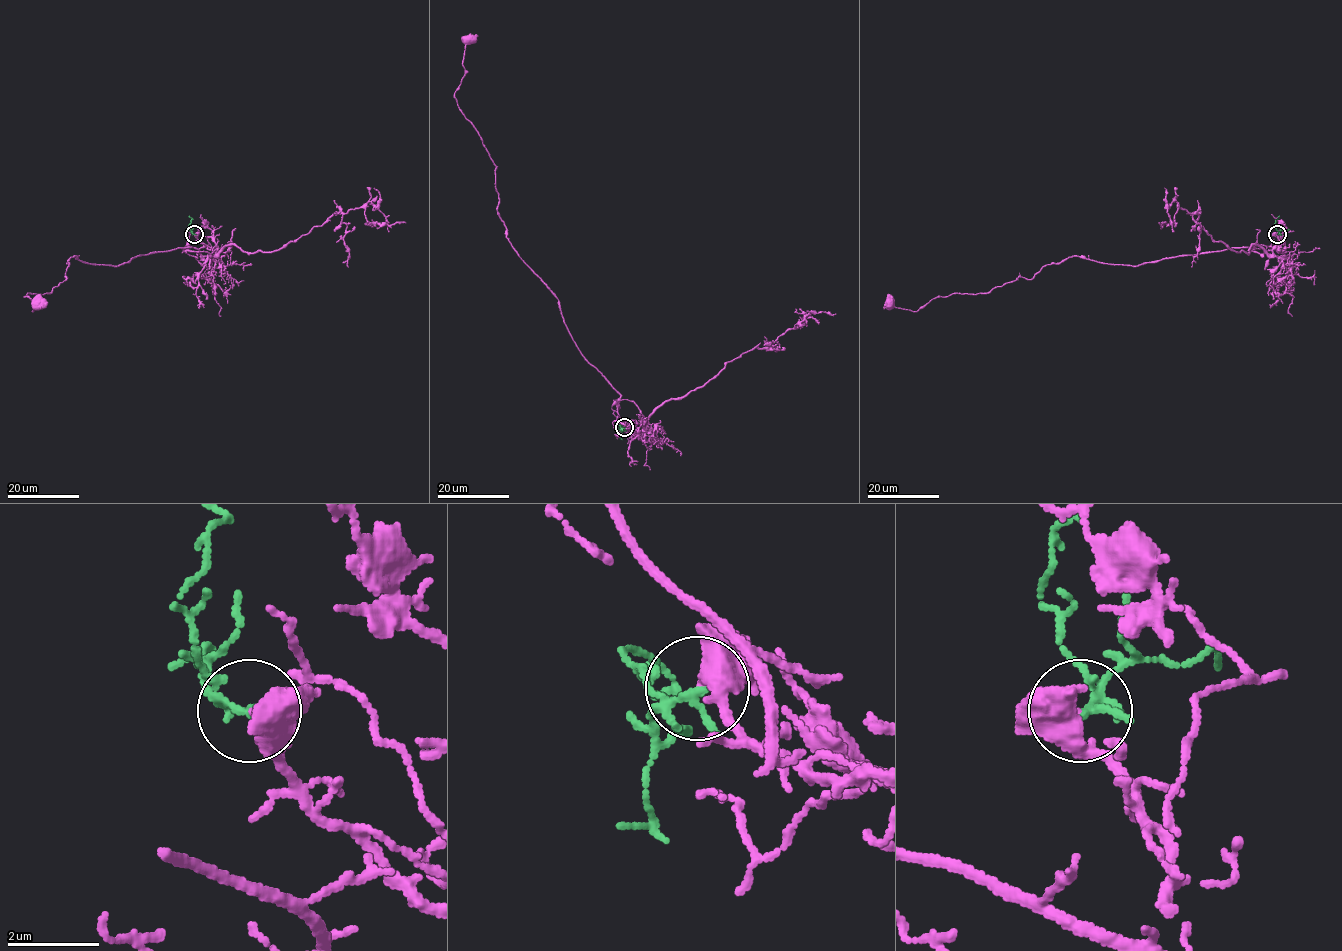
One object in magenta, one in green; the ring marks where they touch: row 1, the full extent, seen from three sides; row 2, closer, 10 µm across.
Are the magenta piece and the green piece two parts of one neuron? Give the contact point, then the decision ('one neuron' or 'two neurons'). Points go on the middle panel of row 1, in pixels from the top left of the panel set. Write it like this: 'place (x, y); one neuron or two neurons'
place (624, 427); two neurons

